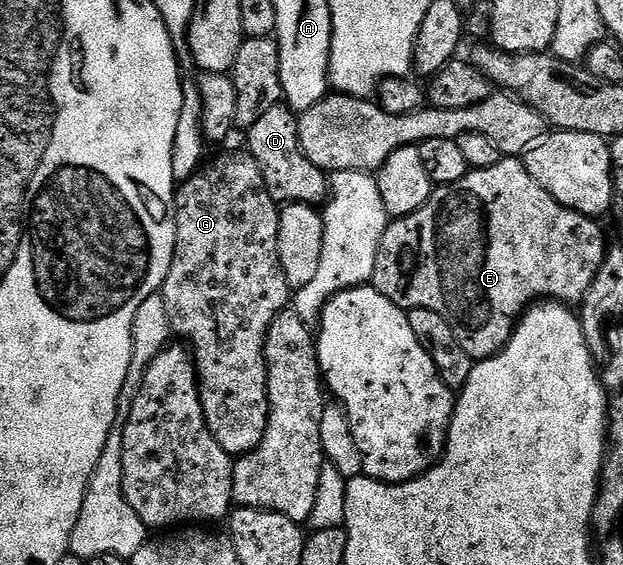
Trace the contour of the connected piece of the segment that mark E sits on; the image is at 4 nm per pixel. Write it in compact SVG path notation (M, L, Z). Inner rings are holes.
M502 156L495 167L486 169L475 169L469 172L462 181L448 187L441 187L430 197L429 202L419 211L415 211L406 217L398 217L386 229L383 239L379 243L379 255L375 255L375 271L371 282L372 288L378 289L391 303L395 303L403 310L426 309L435 311L435 315L443 315L455 331L455 339L459 339L459 347L467 351L467 355L473 357L474 362L485 361L489 357L494 357L500 353L505 345L513 337L513 330L517 327L517 322L521 320L526 309L534 303L581 303L589 296L590 289L593 288L594 281L597 280L597 272L604 263L607 250L605 243L605 233L600 229L598 222L592 217L584 217L583 214L575 212L573 209L563 207L554 197L547 195L535 179L527 171L524 160Z

